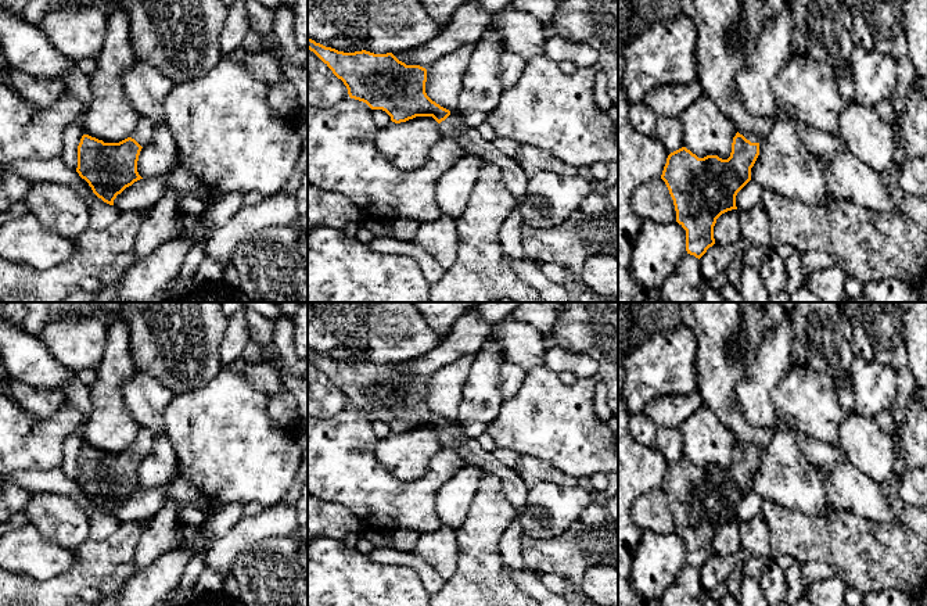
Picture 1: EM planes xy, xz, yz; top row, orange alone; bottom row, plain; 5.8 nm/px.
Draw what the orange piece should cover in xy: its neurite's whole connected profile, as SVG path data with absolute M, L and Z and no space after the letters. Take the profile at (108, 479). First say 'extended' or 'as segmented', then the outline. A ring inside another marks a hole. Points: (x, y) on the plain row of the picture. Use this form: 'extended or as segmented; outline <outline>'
extended; outline M140 427L132 445L119 453L104 453L83 445L78 456L76 483L104 513L114 510L126 498L143 490L137 483L137 471L143 458L154 448L157 433Z

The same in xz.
extended; outline M309 348L308 359L344 392L351 409L366 413L371 420L385 422L395 434L416 427L432 427L442 445L456 448L467 465L502 480L503 492L517 514L525 506L528 485L517 470L504 466L492 452L484 451L477 440L466 437L456 419L449 422L427 406L425 379L406 376L392 363L344 363Z

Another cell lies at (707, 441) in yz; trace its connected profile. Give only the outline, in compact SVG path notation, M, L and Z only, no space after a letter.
M703 404L679 430L683 435L683 458L698 469L730 467L737 438L708 405Z

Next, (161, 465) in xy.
M157 434L152 451L141 459L137 483L141 488L166 485L179 473L179 455L169 437Z

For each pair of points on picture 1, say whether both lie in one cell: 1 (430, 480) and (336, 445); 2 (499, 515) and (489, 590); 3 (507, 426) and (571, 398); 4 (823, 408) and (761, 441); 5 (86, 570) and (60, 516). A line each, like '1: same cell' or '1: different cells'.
1: same cell
2: same cell
3: same cell
4: different cells
5: different cells

